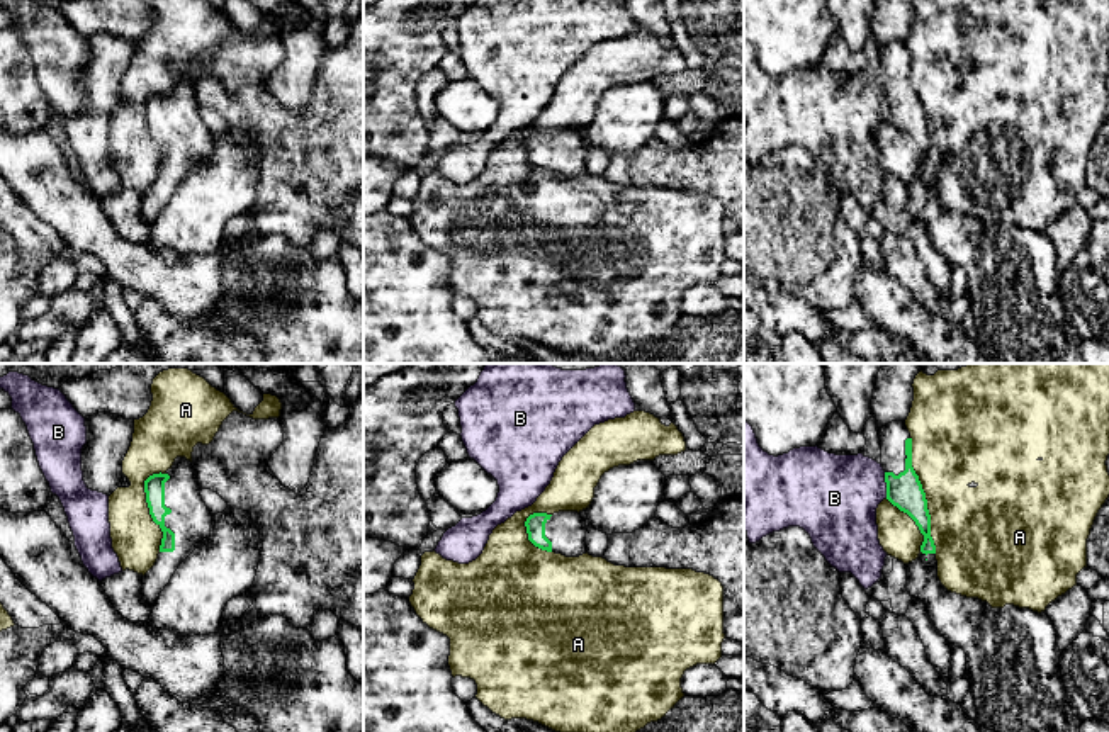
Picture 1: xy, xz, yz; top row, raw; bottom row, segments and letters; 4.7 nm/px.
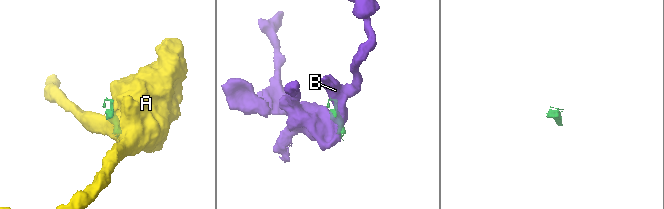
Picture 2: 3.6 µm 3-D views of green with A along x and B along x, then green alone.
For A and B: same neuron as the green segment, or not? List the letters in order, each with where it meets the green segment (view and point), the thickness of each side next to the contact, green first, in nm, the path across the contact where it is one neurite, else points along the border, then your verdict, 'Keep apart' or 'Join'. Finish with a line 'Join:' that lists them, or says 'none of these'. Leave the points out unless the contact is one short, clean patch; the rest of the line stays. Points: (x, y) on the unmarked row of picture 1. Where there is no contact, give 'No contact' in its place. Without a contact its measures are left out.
A: Touches green at yz (924, 114). Thickness 160 nm (green) against 360 nm. Keep apart
B: Touches green at yz (887, 104). Thickness 160 nm (green) against 400 nm. Boundary: yz (883, 92), (887, 116). Keep apart
Join: none of these

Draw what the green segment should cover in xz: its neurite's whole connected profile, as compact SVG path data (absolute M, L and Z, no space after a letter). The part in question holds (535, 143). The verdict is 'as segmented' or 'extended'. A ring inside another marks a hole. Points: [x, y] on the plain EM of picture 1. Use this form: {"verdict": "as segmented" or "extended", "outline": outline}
{"verdict": "extended", "outline": "M577 131L533 132L525 141L528 160L566 177L586 173L586 141Z"}

